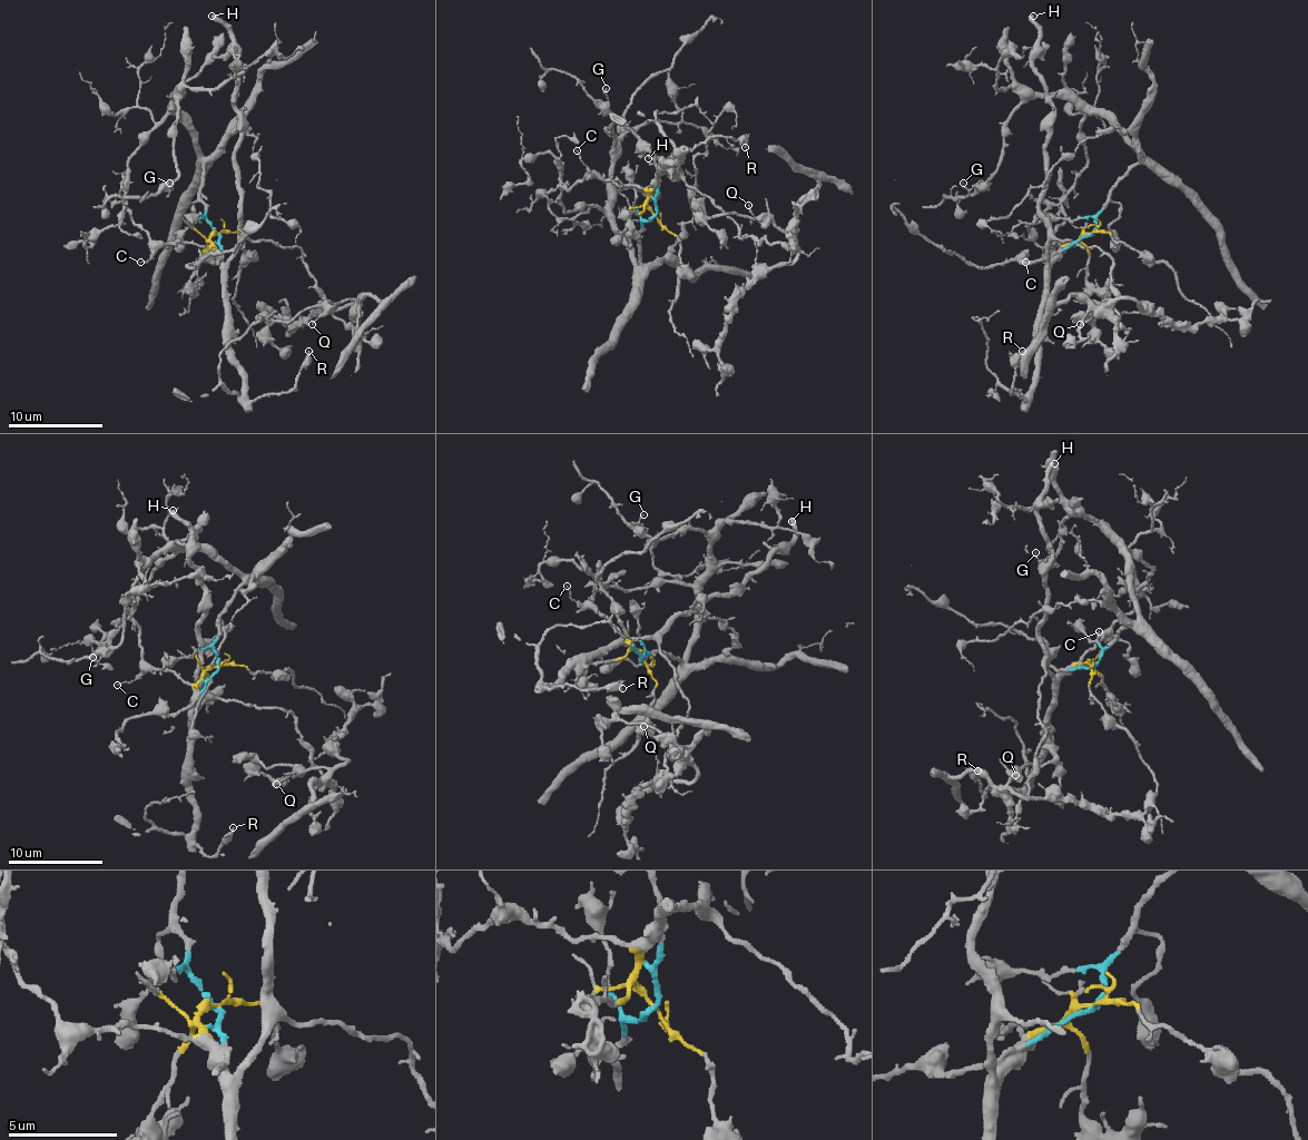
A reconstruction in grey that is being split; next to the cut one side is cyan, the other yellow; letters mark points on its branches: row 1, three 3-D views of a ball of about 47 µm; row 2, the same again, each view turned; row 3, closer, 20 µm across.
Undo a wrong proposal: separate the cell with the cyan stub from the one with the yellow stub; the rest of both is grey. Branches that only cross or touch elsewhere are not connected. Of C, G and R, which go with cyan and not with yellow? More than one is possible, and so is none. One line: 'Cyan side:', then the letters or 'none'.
Cyan side: G

